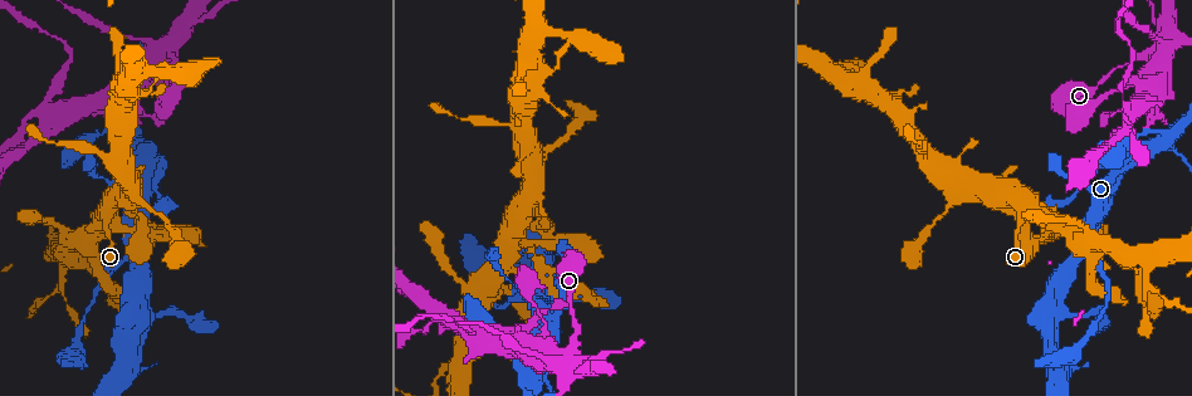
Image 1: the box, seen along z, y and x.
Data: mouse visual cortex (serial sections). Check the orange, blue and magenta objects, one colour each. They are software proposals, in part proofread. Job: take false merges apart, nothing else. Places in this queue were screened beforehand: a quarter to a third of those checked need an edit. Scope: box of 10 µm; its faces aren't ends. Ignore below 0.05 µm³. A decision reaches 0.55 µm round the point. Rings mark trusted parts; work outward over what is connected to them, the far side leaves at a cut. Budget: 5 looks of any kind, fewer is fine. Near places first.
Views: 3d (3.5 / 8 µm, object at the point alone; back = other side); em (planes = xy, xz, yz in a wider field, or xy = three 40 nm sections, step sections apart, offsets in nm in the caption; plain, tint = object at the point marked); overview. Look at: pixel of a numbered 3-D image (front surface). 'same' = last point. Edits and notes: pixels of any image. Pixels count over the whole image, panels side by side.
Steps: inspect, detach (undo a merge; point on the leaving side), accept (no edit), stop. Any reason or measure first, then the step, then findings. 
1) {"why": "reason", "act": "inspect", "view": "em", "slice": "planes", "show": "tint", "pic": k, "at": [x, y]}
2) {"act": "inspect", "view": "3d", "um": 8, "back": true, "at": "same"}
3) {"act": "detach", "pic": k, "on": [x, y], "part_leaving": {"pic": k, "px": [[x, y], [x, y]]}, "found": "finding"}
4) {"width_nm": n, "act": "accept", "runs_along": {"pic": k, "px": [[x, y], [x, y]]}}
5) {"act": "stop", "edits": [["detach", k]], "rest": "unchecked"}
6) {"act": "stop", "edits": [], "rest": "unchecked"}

{"why": "branch point", "act": "inspect", "view": "3d", "um": 3.5, "pic": 1, "at": [140, 313]}

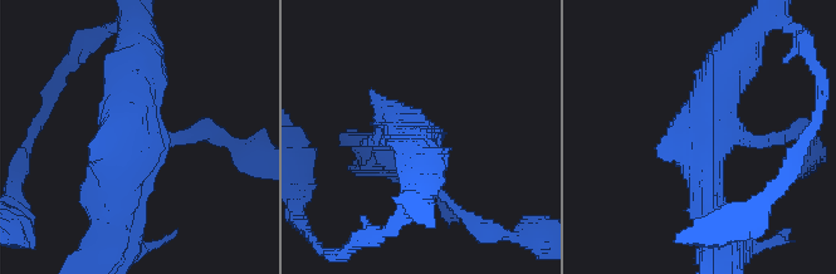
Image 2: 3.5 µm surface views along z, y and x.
{"act": "inspect", "view": "em", "slice": "xy", "step": 3, "show": "tint", "pic": 2, "at": [138, 138]}

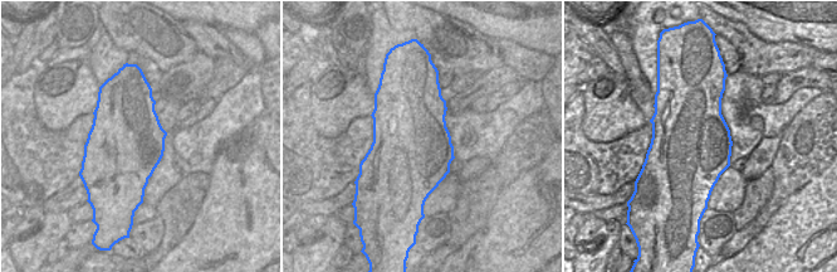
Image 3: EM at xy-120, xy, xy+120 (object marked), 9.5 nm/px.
{"act": "accept", "runs_along": {"pic": 2, "px": [[742, 44], [709, 98], [703, 202]]}, "found": "all the same cell"}

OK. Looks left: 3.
{"why": "narrows sharply", "act": "inspect", "view": "3d", "um": 3.5, "pic": 1, "at": [541, 280]}

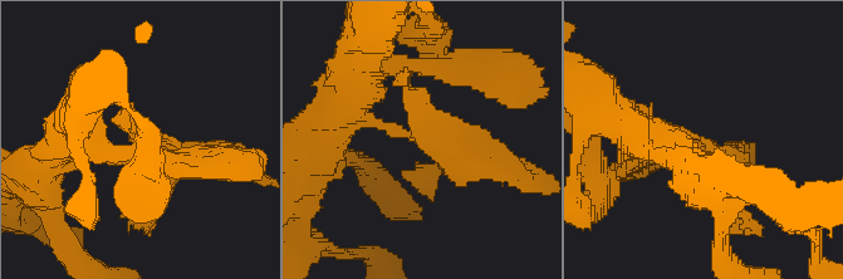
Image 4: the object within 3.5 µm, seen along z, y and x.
{"act": "inspect", "view": "em", "slice": "xy", "step": 1, "show": "tint", "pic": 4, "at": [418, 141]}

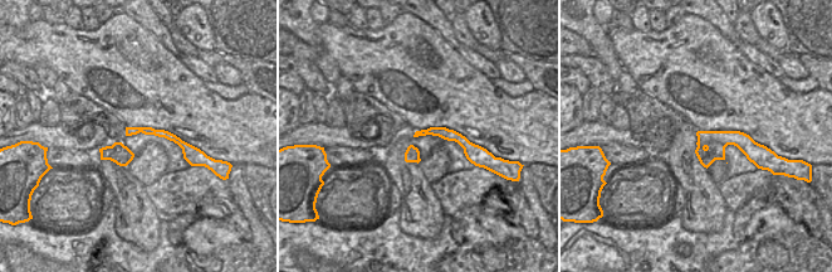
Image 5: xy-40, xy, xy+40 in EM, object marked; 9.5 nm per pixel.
{"width_nm": 140, "act": "detach", "pic": 4, "on": [465, 151], "part_leaving": {"pic": 4, "px": [[422, 146], [488, 140], [525, 171]]}, "found": "two cells meet here"}

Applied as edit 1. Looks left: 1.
{"act": "stop", "edits": [["detach", 4]], "rest": "unchecked"}

